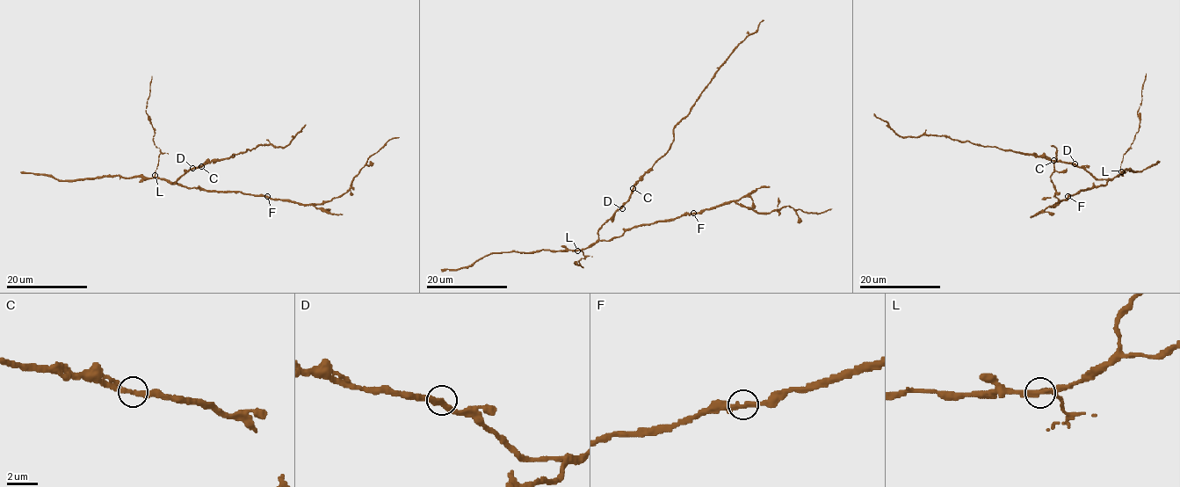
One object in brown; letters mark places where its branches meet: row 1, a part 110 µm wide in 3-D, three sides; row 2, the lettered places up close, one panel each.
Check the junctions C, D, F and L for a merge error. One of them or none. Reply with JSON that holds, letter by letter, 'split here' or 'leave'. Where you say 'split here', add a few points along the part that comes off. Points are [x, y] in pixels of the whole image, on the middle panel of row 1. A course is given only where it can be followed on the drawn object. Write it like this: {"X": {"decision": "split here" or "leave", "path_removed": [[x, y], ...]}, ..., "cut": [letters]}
{"C": {"decision": "leave"}, "D": {"decision": "leave"}, "F": {"decision": "leave"}, "L": {"decision": "leave"}, "cut": []}

